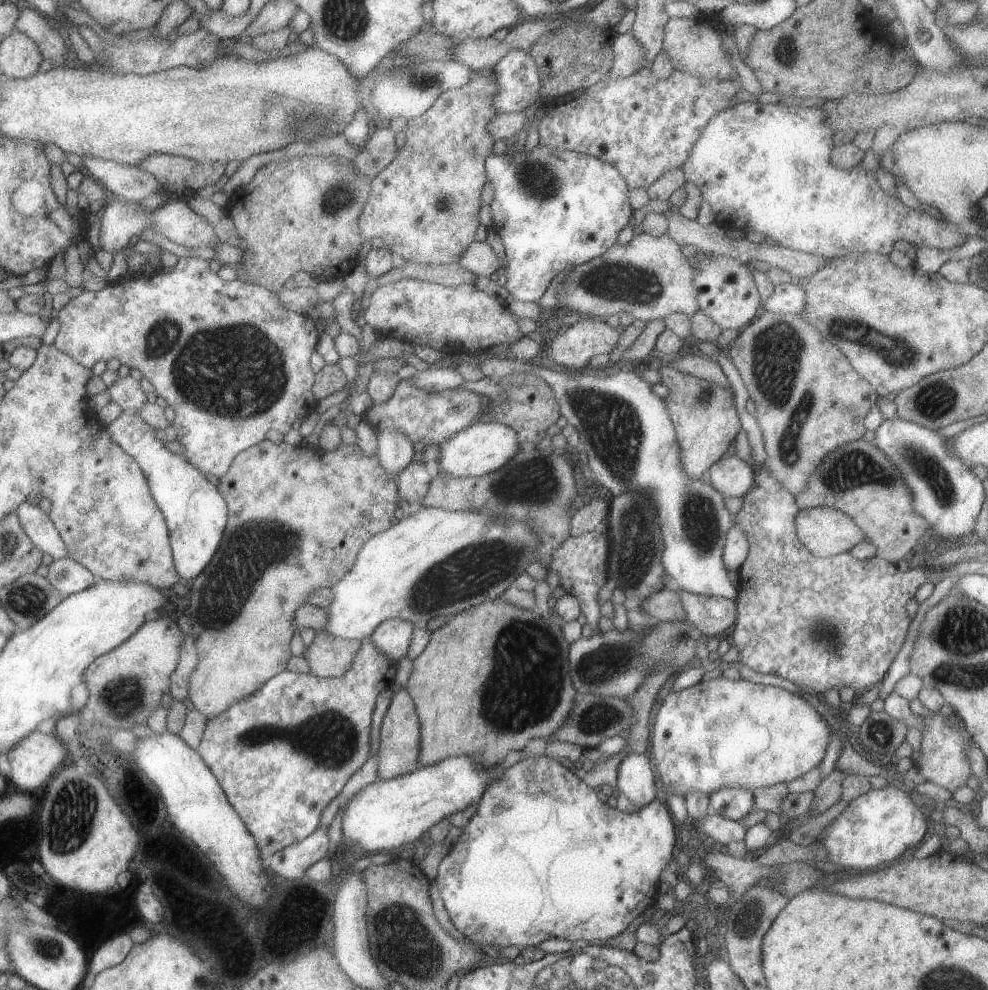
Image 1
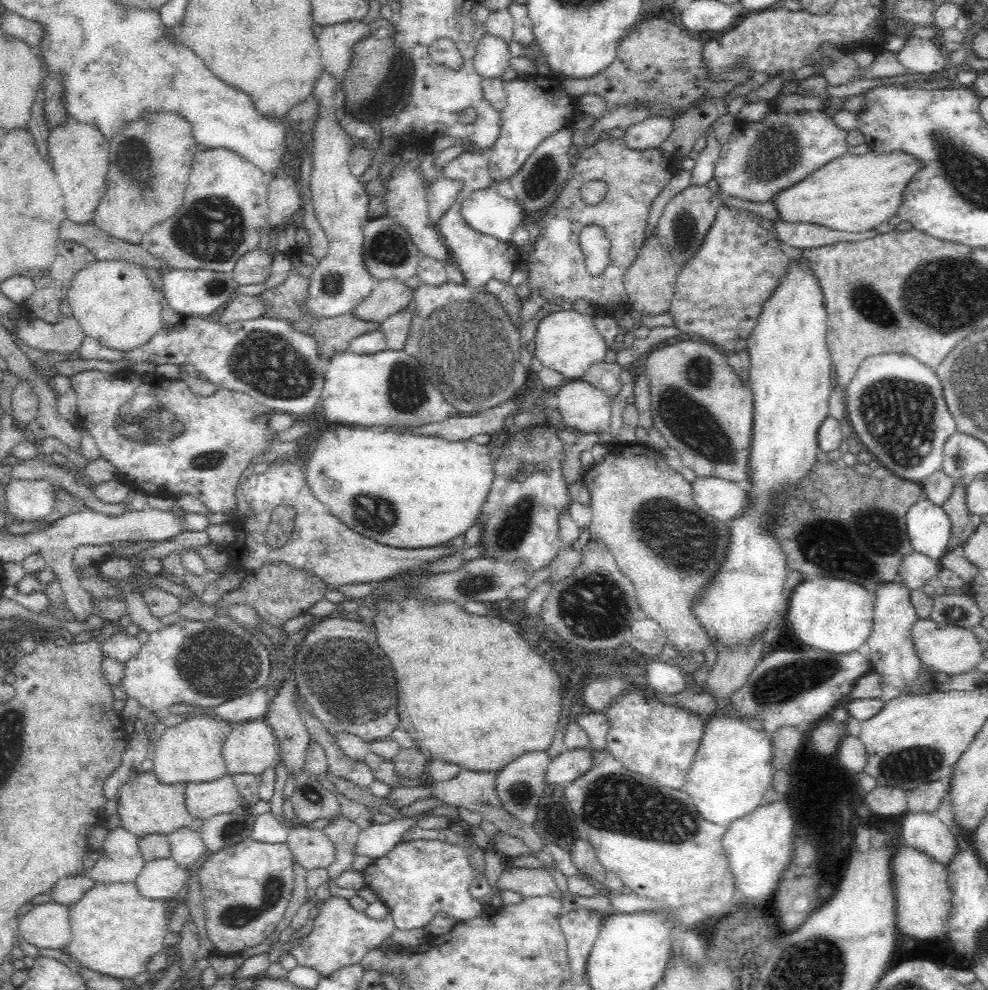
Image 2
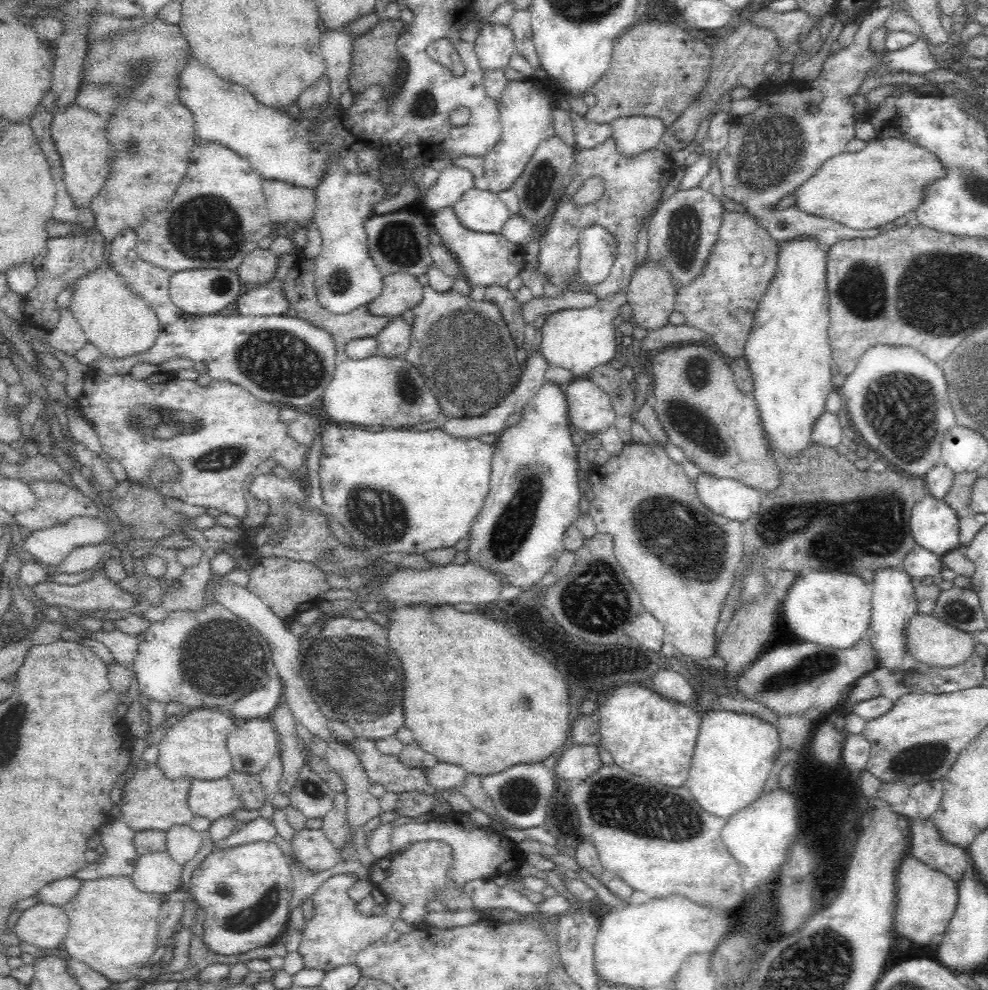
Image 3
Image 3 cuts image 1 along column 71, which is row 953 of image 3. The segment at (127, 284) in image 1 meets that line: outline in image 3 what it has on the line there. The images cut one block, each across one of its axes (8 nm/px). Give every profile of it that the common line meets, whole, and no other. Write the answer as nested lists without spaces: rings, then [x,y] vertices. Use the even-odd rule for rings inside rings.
[[[338,874],[324,881],[311,896],[313,913],[310,920],[303,922],[302,938],[297,952],[303,956],[304,966],[328,972],[337,966],[354,963],[356,955],[365,946],[372,944],[392,930],[393,921],[402,910],[402,902],[391,901],[381,915],[361,915],[356,910],[357,902],[348,895],[348,889],[358,880],[355,875]]]

